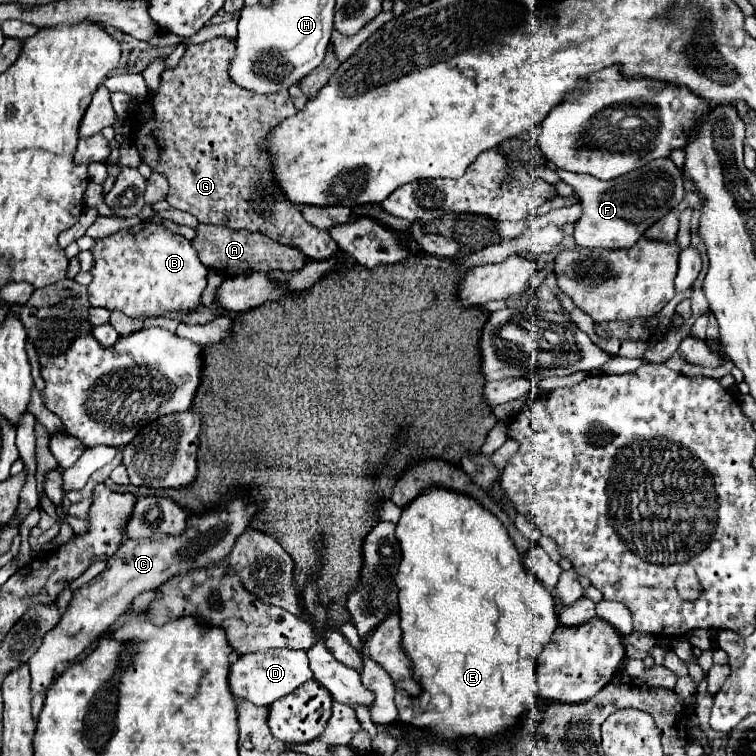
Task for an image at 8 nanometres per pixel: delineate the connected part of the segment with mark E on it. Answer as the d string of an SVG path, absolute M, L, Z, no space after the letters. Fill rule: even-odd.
M431 488L429 492L415 498L415 502L411 502L401 514L401 520L397 524L397 540L399 540L401 552L403 552L399 570L395 574L395 582L399 588L399 618L401 618L401 630L403 630L403 646L401 648L405 650L407 658L413 664L413 678L421 684L421 694L417 694L417 696L405 694L405 690L397 690L395 706L399 710L399 720L405 724L411 724L415 728L423 728L445 742L463 740L463 738L485 740L485 738L505 732L507 728L515 726L519 716L537 702L537 696L539 696L539 688L537 688L537 680L535 680L537 658L543 650L543 644L551 638L553 630L559 626L553 594L547 592L529 574L529 570L525 570L523 556L513 546L513 540L509 538L505 526L489 510L481 510L481 506L477 506L477 502L473 498L467 498L467 496L457 494L453 490Z

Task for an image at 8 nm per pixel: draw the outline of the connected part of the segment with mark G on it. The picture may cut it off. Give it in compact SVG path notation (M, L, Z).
M213 38L205 44L189 46L179 66L163 72L159 92L149 98L155 114L149 120L137 122L139 128L131 130L133 142L143 162L147 162L153 172L167 176L167 202L177 210L193 214L201 224L221 224L233 230L261 232L275 242L299 248L311 260L329 260L339 248L337 242L325 230L315 230L315 226L305 222L299 206L293 206L285 200L271 176L269 156L257 146L267 138L273 126L297 112L291 96L287 90L281 90L277 94L253 94L239 88L227 74L227 64L233 54L233 40L227 38Z

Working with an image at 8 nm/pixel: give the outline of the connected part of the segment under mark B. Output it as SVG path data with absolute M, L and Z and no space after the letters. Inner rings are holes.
M139 222L127 230L119 230L113 236L97 240L91 252L95 258L95 266L91 270L93 282L87 288L89 288L89 302L93 306L101 306L107 310L121 310L131 318L141 318L141 316L157 318L157 316L167 316L171 312L189 314L197 310L197 306L201 304L201 294L207 286L209 272L201 264L197 252L193 250L193 244L187 242L181 234L175 234L161 224Z

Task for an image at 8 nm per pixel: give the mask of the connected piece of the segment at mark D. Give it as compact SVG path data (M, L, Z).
M277 648L277 650L257 652L257 654L245 654L239 656L239 660L233 662L229 668L229 688L233 696L245 698L255 706L269 706L281 696L291 694L307 680L309 680L309 660L305 650Z

